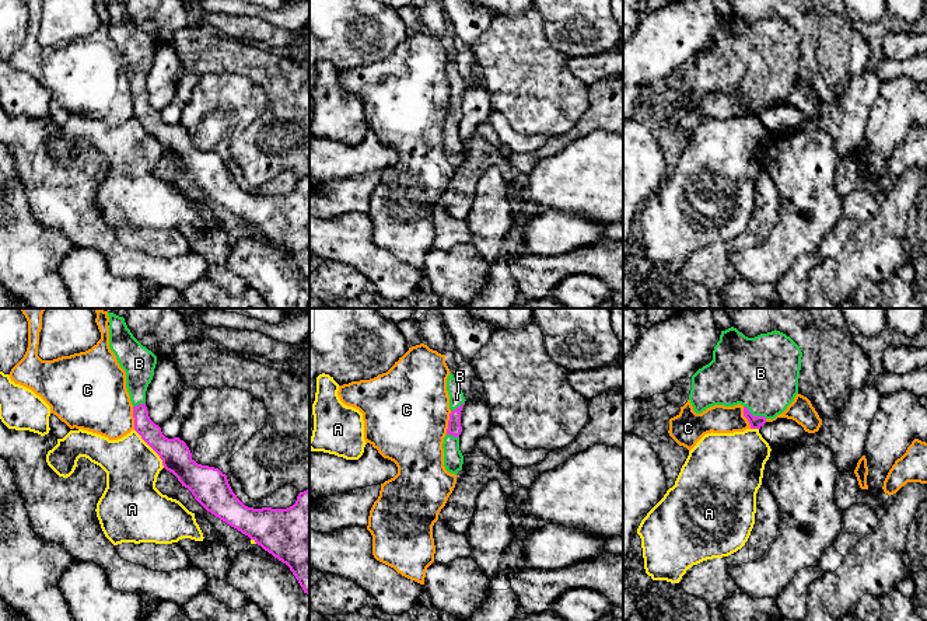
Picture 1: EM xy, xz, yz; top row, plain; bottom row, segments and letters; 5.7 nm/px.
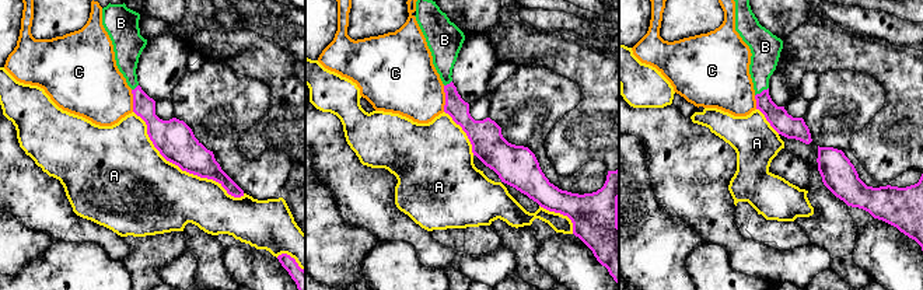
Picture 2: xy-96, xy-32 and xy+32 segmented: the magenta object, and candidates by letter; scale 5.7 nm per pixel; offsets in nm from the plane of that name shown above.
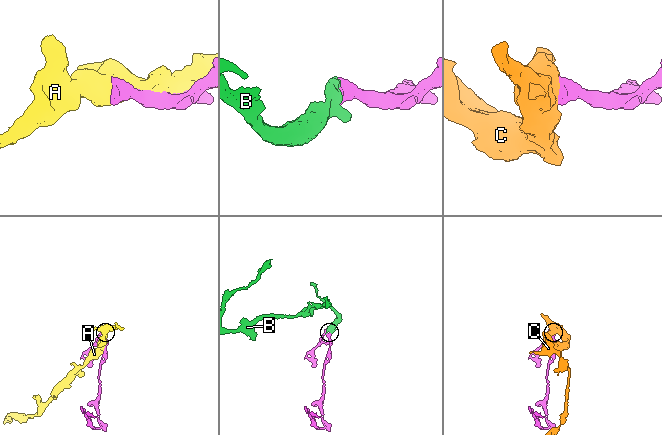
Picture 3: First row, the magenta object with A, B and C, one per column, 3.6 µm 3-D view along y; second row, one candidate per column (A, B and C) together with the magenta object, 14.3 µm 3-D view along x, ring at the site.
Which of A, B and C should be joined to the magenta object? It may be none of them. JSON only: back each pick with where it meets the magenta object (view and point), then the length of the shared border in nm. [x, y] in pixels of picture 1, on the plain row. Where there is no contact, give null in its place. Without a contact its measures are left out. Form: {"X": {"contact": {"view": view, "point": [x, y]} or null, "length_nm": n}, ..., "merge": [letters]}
{"B": {"contact": {"view": "yz", "point": [755, 103]}, "length_nm": 150}, "merge": ["B"]}

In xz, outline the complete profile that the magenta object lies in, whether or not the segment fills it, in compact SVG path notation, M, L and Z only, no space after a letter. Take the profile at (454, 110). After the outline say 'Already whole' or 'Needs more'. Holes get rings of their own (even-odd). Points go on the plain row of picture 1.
M449 59L447 64L447 77L449 81L451 100L449 100L447 121L442 129L444 153L448 158L456 161L462 156L462 150L464 150L464 142L459 136L459 121L462 116L461 97L466 86L452 59Z. Needs more

